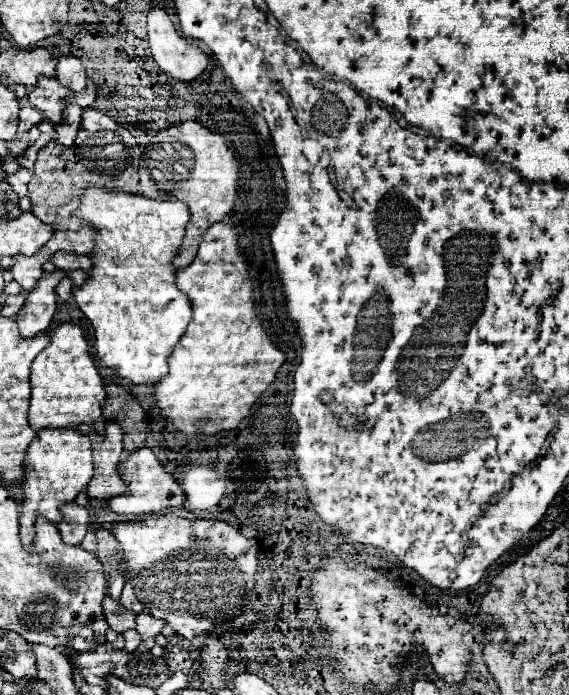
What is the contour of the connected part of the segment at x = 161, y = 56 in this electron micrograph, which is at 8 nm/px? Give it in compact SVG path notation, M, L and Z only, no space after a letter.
M153 7L147 19L151 55L155 63L161 67L161 71L175 81L183 83L195 81L209 63L207 55L175 31L165 9Z

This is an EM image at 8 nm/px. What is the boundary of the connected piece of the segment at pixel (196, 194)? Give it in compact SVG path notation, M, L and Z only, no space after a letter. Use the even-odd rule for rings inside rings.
M185 121L185 123L179 123L179 125L159 131L151 139L151 143L143 147L141 161L139 161L139 189L141 189L141 193L149 199L187 203L187 207L191 211L191 225L197 227L201 233L205 233L205 229L209 229L209 225L213 225L215 221L223 221L223 217L231 211L235 197L237 197L237 191L235 191L237 177L239 177L237 159L229 151L229 147L225 145L223 137L219 133L205 129L203 125L199 125L195 121ZM205 203L217 203L217 211L213 211L213 207L205 205Z

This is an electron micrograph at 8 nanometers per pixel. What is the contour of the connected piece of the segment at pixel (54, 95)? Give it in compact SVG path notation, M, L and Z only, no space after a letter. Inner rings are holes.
M39 77L33 91L27 95L29 103L43 113L45 119L51 123L61 123L63 113L63 97L67 97L69 89L65 89L57 79L53 77Z

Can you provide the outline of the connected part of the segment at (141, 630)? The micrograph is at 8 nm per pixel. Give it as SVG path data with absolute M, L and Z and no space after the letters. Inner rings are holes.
M147 613L137 615L135 621L137 621L137 627L135 629L137 629L137 633L141 636L141 642L150 650L155 645L155 638L159 635L159 631L163 629L165 621L155 619L155 617L147 615Z

